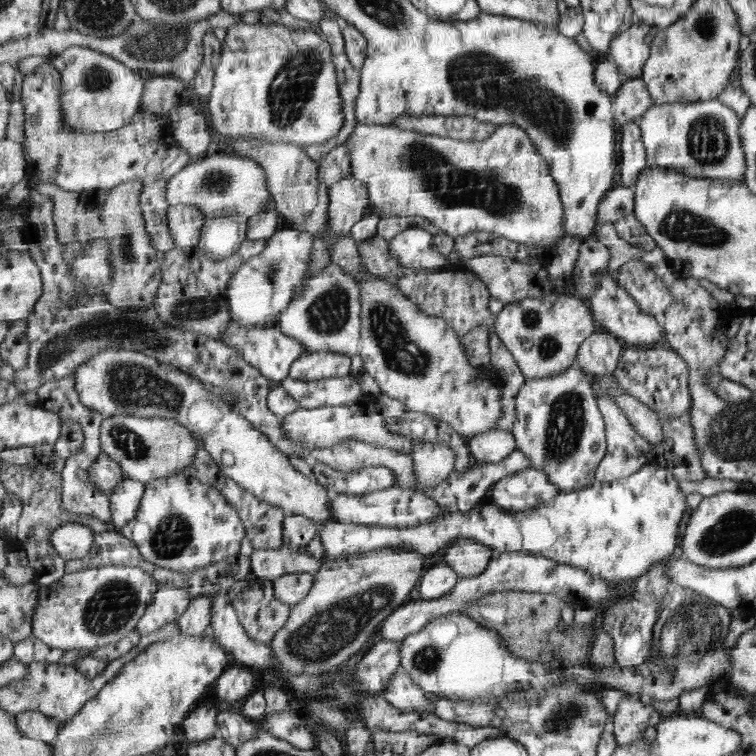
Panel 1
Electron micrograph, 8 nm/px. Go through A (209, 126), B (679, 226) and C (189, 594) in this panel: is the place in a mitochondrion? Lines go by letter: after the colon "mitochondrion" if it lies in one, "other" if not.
A: other
B: mitochondrion
C: other

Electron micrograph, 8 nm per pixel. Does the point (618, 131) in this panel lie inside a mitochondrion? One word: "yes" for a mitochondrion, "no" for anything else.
no

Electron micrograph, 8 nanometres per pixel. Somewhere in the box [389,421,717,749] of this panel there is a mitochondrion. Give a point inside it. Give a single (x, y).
(562, 718)

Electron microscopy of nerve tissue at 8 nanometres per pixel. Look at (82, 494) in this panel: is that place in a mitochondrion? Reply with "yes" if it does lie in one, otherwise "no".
no

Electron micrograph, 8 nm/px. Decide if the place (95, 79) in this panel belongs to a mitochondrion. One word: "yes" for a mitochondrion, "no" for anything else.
yes

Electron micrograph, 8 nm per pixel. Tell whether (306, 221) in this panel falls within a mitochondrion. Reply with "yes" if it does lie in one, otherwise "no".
no

